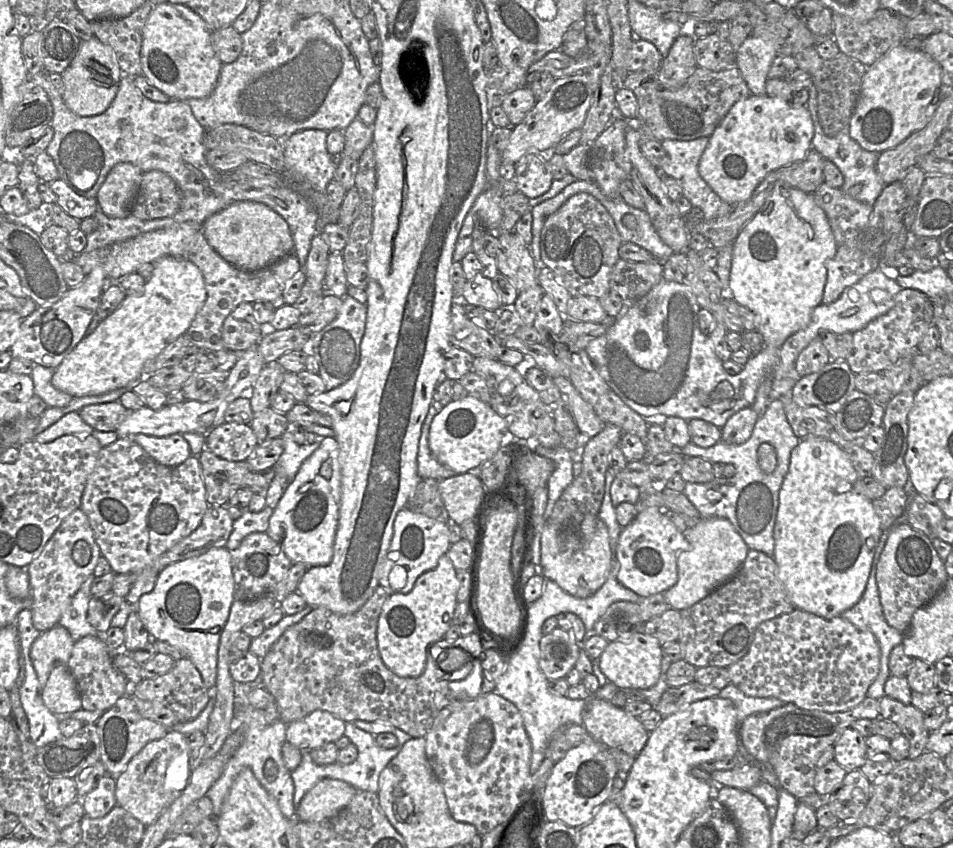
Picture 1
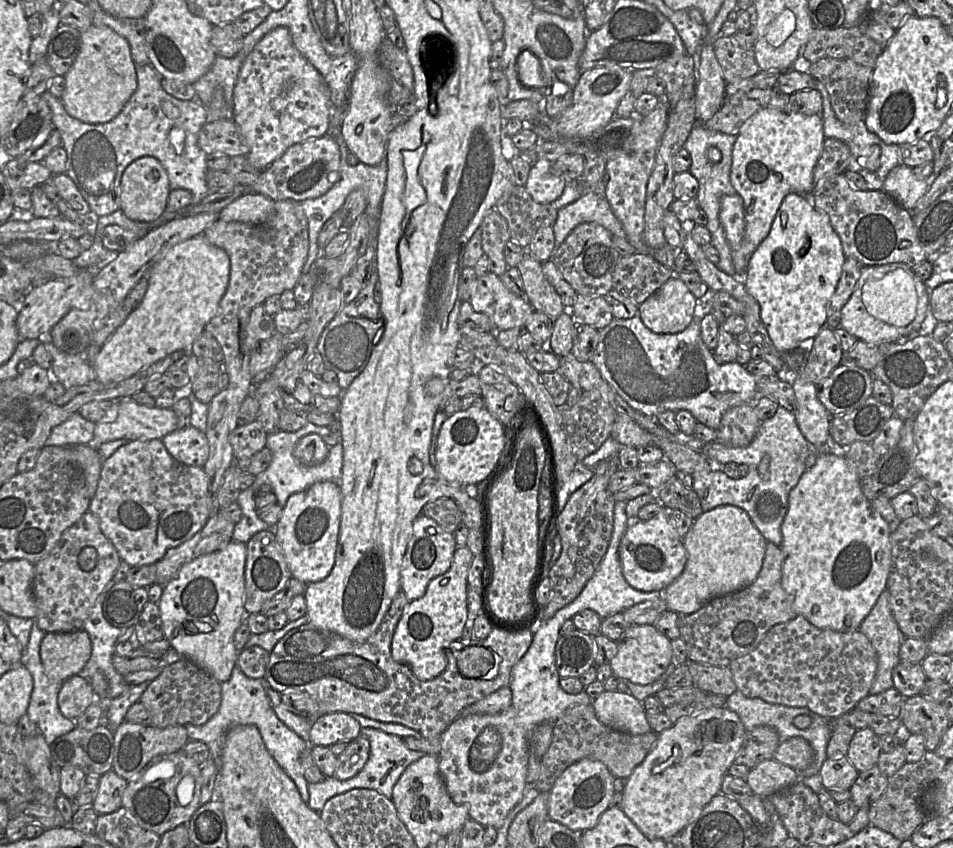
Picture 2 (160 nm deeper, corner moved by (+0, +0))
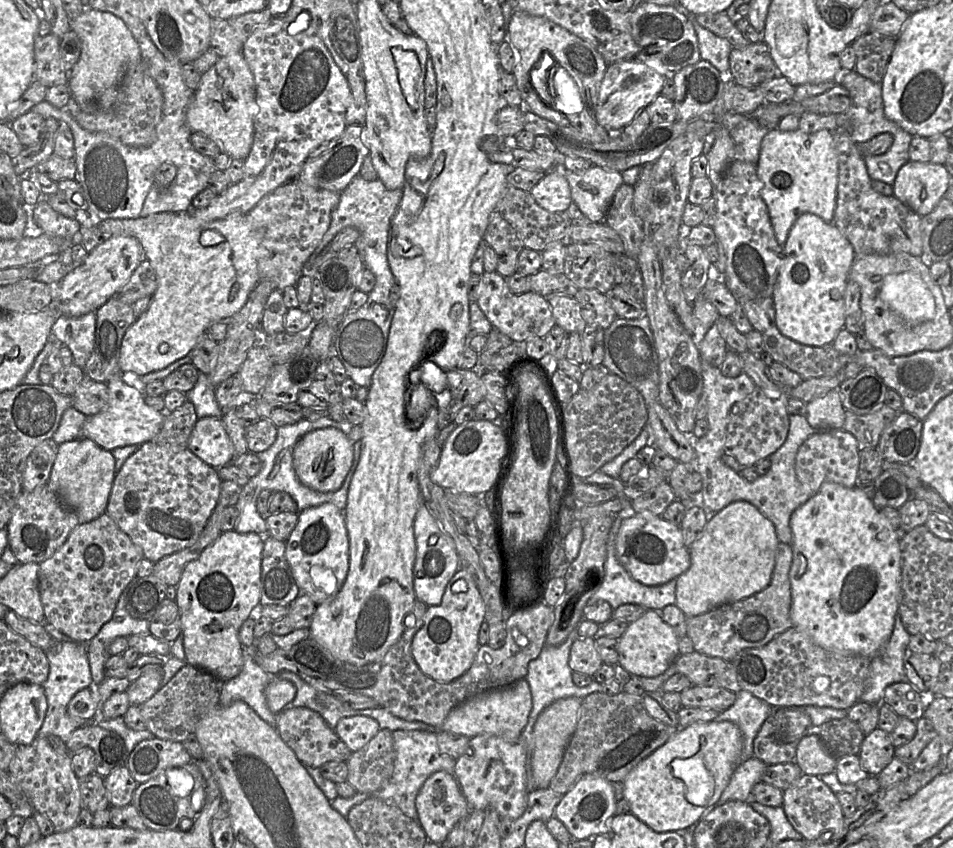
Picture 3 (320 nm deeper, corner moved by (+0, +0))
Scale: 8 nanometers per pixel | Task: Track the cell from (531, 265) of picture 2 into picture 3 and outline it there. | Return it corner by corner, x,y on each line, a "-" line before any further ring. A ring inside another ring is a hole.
549,295
545,297
551,307
556,325
567,333
581,334
587,323
582,316
582,310
574,297
566,295

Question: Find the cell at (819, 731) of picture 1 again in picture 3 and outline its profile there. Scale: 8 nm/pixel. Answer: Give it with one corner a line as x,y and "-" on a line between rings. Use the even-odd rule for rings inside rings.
906,680
886,687
882,703
889,705
899,717
917,721
924,714
928,696

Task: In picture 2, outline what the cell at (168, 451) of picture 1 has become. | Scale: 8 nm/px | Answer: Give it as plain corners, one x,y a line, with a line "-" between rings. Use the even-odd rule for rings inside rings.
187,425
163,437
162,442
173,458
180,463
204,467
209,457
209,444
205,432

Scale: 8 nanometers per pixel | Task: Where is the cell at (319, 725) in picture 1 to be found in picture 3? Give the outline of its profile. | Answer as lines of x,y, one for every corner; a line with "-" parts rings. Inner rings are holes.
365,715
341,718
334,731
351,752
364,747
380,730
378,722

